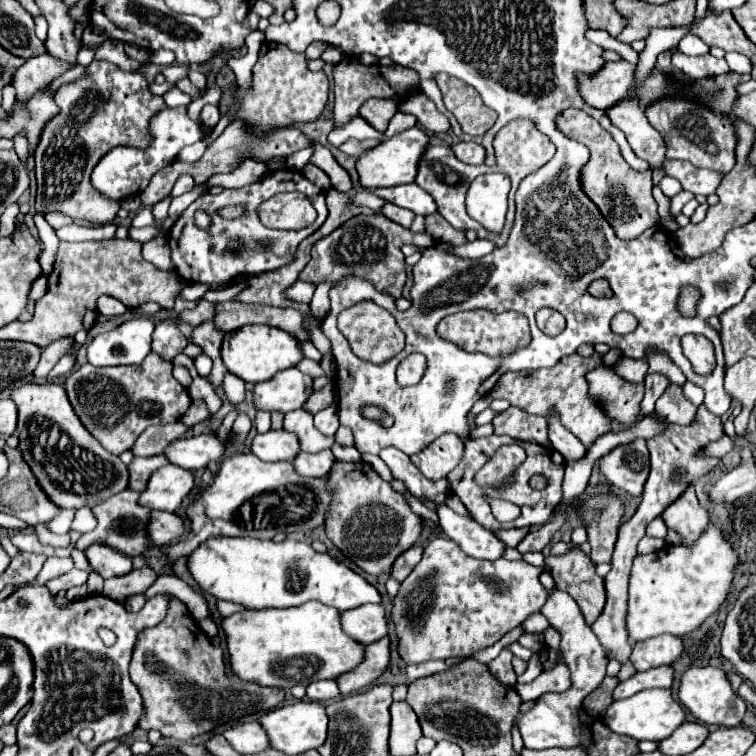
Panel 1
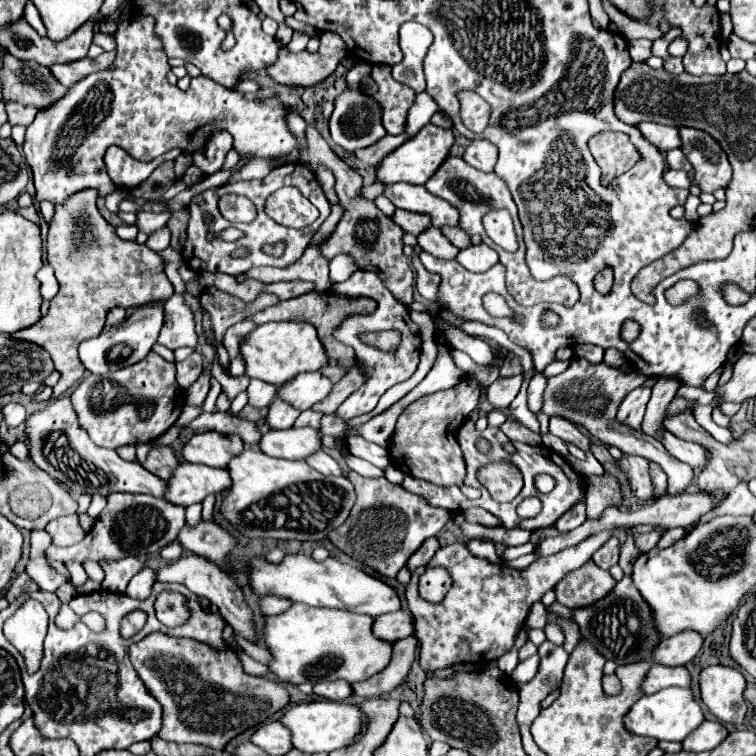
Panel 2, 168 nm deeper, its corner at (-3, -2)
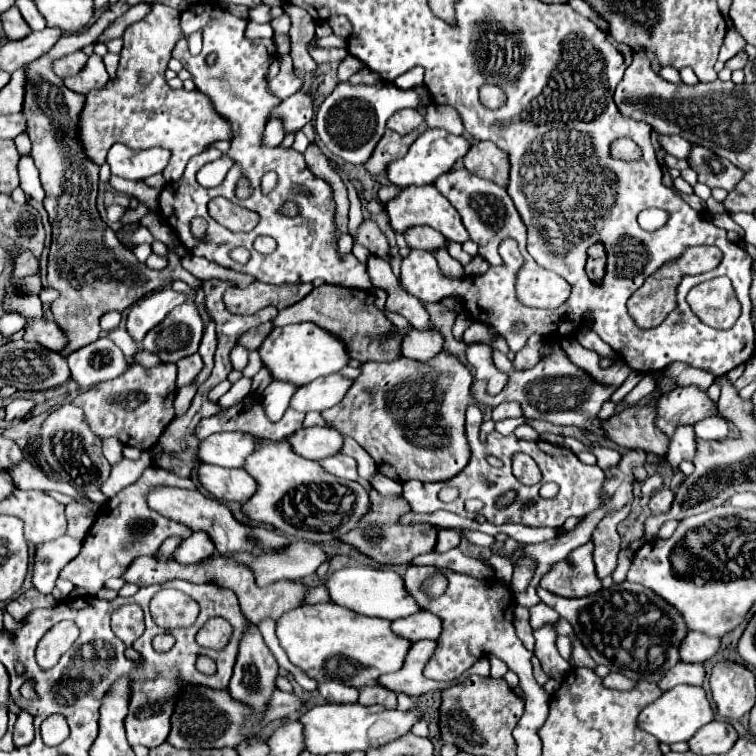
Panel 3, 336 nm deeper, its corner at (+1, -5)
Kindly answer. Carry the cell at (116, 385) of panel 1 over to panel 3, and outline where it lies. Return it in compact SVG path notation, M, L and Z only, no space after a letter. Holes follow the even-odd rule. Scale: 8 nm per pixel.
M160 364L154 368L130 366L114 380L102 382L92 390L78 394L72 402L82 408L86 420L102 440L116 436L126 446L148 450L158 444L164 428L172 422L176 396L176 364Z

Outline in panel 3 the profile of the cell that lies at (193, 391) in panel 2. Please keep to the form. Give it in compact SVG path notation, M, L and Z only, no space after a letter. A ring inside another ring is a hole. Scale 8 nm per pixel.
M210 320L210 324L206 326L204 330L204 338L202 338L202 344L200 344L200 356L204 360L204 370L200 372L200 376L196 378L196 384L202 384L208 376L210 376L210 370L212 370L212 358L214 358L214 350L216 350L216 324Z

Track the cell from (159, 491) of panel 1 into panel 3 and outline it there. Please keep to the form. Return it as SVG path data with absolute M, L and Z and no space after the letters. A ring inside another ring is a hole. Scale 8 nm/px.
M202 464L198 468L202 488L222 502L246 502L256 492L256 480L244 468L222 468Z

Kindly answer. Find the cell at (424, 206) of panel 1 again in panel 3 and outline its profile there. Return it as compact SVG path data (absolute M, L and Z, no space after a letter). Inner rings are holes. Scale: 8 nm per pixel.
M432 184L404 188L398 198L394 198L394 200L390 200L386 204L386 210L388 210L388 216L390 216L390 226L398 234L404 234L408 228L414 228L414 226L430 226L430 228L442 232L452 242L464 244L468 240L468 232L466 232L466 228L462 224L460 214L448 202L448 198L444 198Z

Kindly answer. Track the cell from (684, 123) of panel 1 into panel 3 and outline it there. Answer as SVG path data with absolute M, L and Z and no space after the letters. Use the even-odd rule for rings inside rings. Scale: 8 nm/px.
M704 146L692 148L688 164L690 164L690 168L694 168L698 172L698 182L702 182L710 188L718 186L718 188L724 188L730 192L744 178L744 172L738 166L734 166L732 162L722 164L718 160L718 156Z

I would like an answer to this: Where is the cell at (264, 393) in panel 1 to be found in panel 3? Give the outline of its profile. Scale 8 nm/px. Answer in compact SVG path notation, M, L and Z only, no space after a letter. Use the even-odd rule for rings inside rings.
M342 374L320 376L314 382L300 386L290 406L298 412L322 412L326 408L336 406L344 398L344 394L348 394L348 386L352 386L352 380Z

